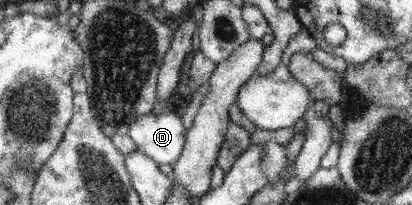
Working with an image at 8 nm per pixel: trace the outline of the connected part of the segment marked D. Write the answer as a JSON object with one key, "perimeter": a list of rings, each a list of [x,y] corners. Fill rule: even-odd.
{"perimeter":[[[175,111],[140,115],[128,129],[137,150],[158,165],[172,166],[179,161],[186,142],[185,126]]]}

